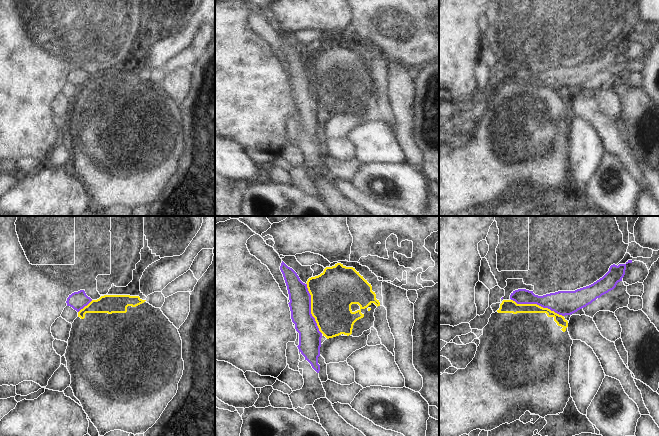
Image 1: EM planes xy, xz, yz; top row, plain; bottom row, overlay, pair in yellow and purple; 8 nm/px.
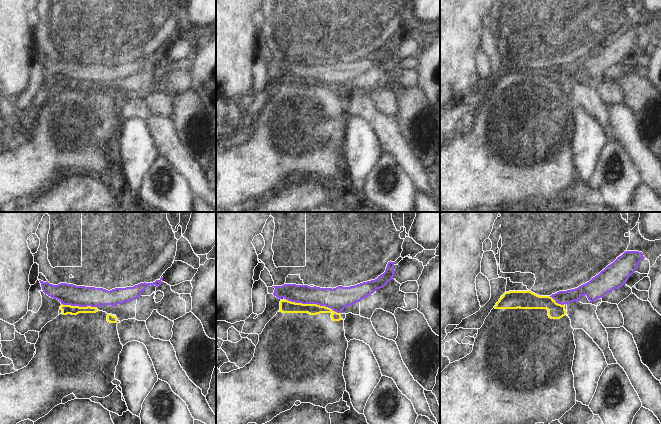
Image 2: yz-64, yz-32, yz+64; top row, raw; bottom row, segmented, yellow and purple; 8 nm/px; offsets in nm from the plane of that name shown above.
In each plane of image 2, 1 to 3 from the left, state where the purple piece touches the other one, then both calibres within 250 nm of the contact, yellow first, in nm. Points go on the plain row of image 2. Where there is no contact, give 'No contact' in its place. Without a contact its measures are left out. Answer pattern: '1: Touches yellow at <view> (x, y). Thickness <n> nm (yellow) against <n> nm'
1: Touches yellow at yz-64 (78, 82). Thickness 80 nm (yellow) against 180 nm
2: Touches yellow at yz-32 (313, 80). Thickness 100 nm (yellow) against 180 nm
3: Touches yellow at yz+64 (555, 77). Thickness 140 nm (yellow) against 110 nm.

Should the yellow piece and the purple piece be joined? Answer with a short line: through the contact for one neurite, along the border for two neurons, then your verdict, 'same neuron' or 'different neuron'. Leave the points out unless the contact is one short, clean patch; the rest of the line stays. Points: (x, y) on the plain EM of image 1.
line yz (511, 75), (517, 79), (536, 79), (563, 92); different neuron

